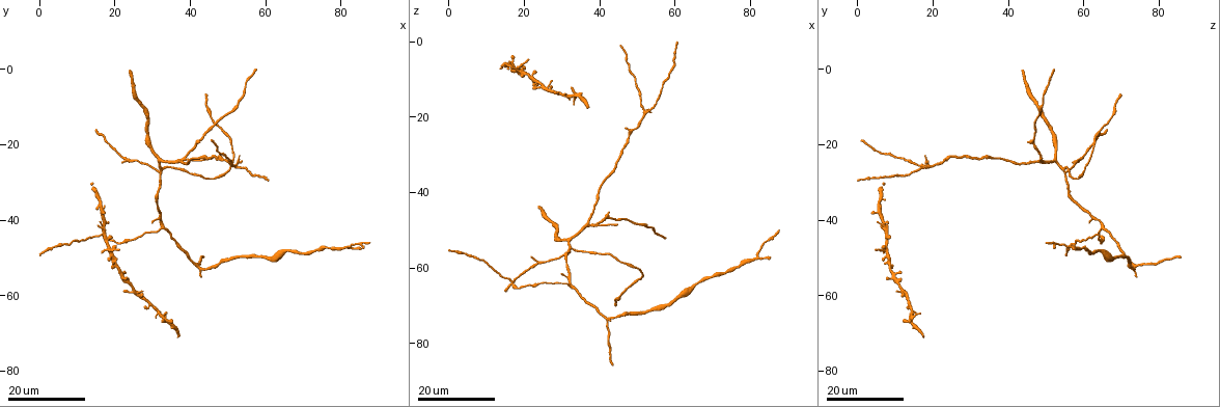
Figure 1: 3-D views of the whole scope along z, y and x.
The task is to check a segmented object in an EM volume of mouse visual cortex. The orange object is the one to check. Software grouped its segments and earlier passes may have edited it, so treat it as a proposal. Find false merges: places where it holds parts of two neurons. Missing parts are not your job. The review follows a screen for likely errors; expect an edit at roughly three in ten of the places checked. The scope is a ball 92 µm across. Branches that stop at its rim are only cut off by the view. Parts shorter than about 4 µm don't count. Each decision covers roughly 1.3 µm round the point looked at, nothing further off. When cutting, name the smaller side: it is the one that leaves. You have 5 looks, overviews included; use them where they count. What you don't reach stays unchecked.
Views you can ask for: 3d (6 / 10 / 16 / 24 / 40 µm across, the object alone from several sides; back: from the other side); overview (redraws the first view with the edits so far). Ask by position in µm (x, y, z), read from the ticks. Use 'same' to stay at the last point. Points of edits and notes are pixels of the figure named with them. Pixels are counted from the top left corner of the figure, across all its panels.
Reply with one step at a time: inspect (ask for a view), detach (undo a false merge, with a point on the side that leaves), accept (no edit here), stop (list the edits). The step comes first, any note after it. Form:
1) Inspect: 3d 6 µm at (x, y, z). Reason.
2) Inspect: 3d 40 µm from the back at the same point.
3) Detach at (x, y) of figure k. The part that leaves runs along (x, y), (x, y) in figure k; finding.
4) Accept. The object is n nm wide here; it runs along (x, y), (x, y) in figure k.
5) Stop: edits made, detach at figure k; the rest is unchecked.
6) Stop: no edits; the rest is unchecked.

Inspect: 3d 24 µm at (39.0, 23.5, 48.0). Small branch off a trunk.

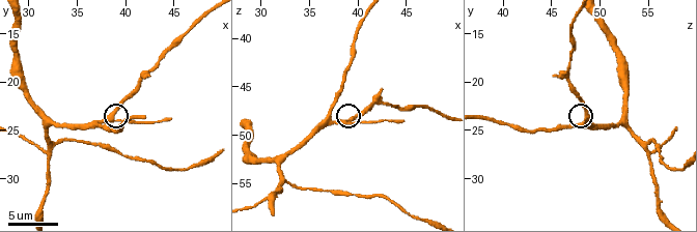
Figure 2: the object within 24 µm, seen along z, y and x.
Inspect: 3d 6 µm at (38.4, 23.6, 48.6). Closer look.

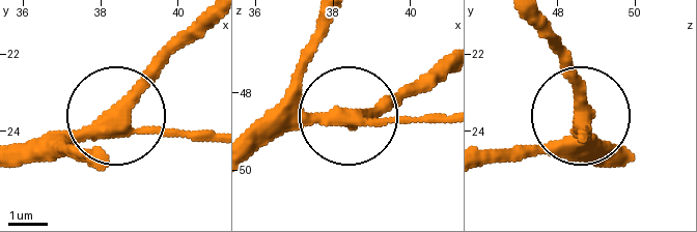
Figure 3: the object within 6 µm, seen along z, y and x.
Inspect: 3d 6 µm from the back at (38.50, 23.75, 48.65). From behind.

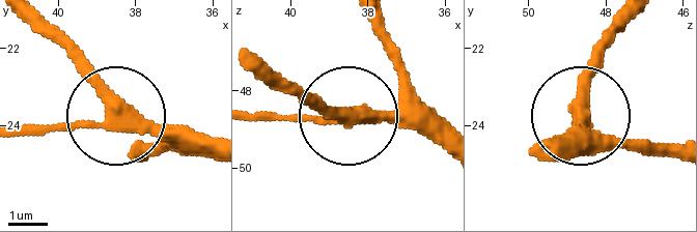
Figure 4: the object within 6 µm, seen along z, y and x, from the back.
Accept. The side arm is 6 µm long; it runs along (136, 157), (169, 138), (119, 121), (21, 127) in figure 4; one neuron here.

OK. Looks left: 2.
Inspect: 3d 16 µm at (52.5, 25.5, 19.0). Four-way junction.

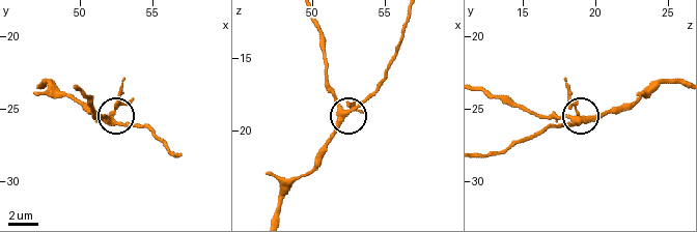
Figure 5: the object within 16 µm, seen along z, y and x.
Inspect: 3d 10 µm at (52.4, 26.0, 18.8).

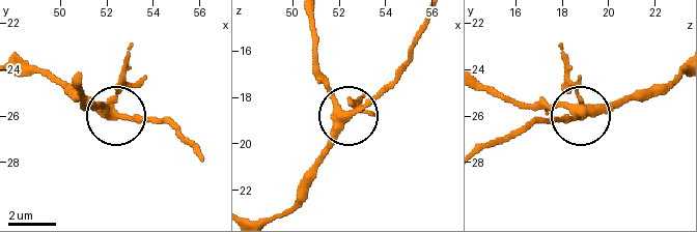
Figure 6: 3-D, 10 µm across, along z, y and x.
Accept. The object is 340 nm wide here; it runs along (284, 212), (332, 131), (395, 79) in figure 6; continuous, no second neuron.

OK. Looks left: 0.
Stop: no edits; the rest is unchecked.

